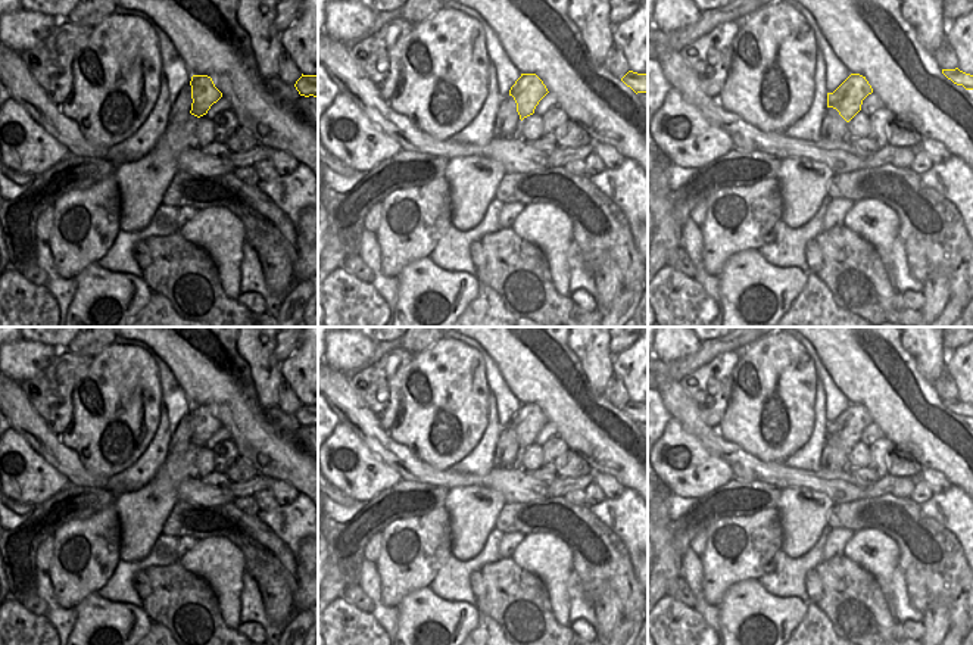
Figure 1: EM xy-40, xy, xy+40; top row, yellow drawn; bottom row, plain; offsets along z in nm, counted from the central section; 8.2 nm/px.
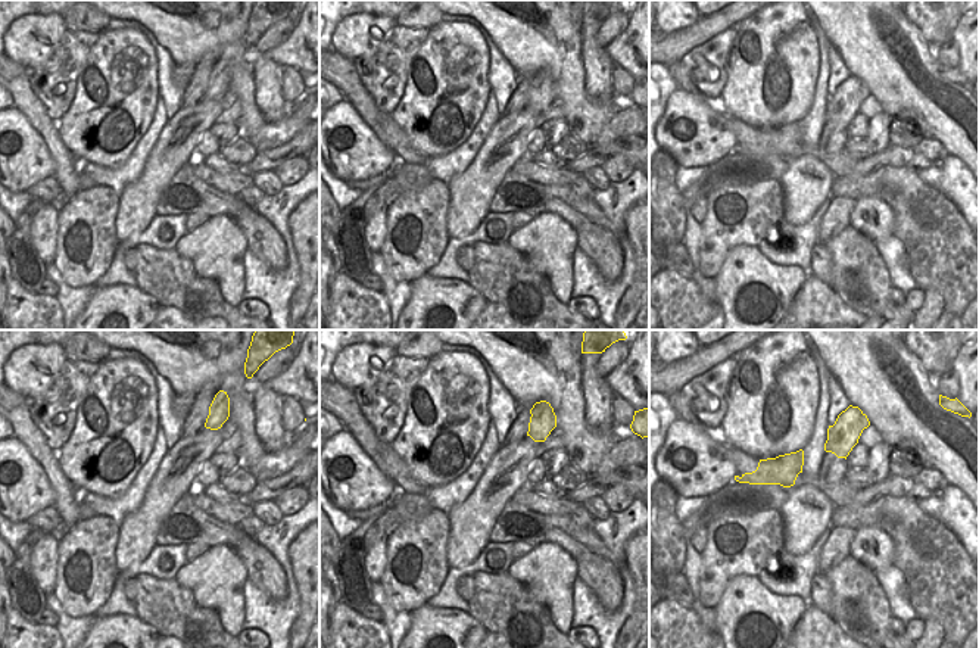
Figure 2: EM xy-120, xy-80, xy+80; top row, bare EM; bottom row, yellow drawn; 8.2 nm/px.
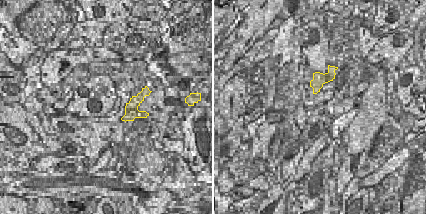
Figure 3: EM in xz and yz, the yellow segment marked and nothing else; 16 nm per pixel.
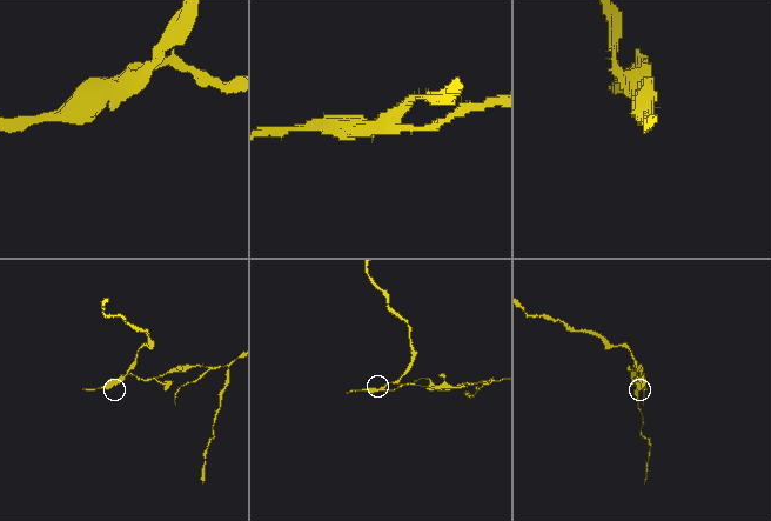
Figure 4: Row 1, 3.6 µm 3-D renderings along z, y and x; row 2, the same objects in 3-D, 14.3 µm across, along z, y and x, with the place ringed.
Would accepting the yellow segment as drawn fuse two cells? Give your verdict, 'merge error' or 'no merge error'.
merge error

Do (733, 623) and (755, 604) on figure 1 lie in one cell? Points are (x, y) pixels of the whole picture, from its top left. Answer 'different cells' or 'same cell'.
same cell

